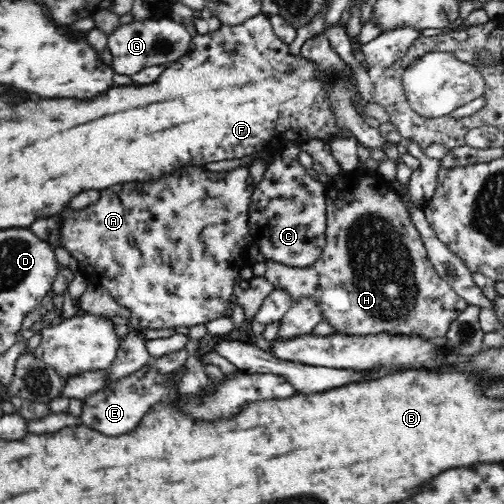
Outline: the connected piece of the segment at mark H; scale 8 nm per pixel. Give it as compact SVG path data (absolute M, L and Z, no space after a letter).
M358 166L354 170L342 171L338 182L327 181L327 243L320 258L316 260L312 266L304 268L286 266L266 259L264 260L266 272L263 277L272 284L274 289L286 291L286 293L290 295L292 304L298 302L300 299L312 299L316 301L316 303L320 305L320 311L322 311L322 320L327 320L327 322L334 327L334 330L336 330L335 333L340 335L367 336L386 332L407 336L420 336L432 340L444 340L446 336L448 336L450 328L452 328L452 323L455 323L459 314L469 304L464 298L453 291L452 286L450 286L448 282L444 281L444 279L436 273L436 269L434 269L434 266L428 259L426 247L420 238L420 233L418 233L418 230L410 221L410 215L406 207L404 207L404 204L400 201L400 197L396 195L394 188L392 188L392 186L388 184L388 181L376 171L377 169L360 168L360 166Z

